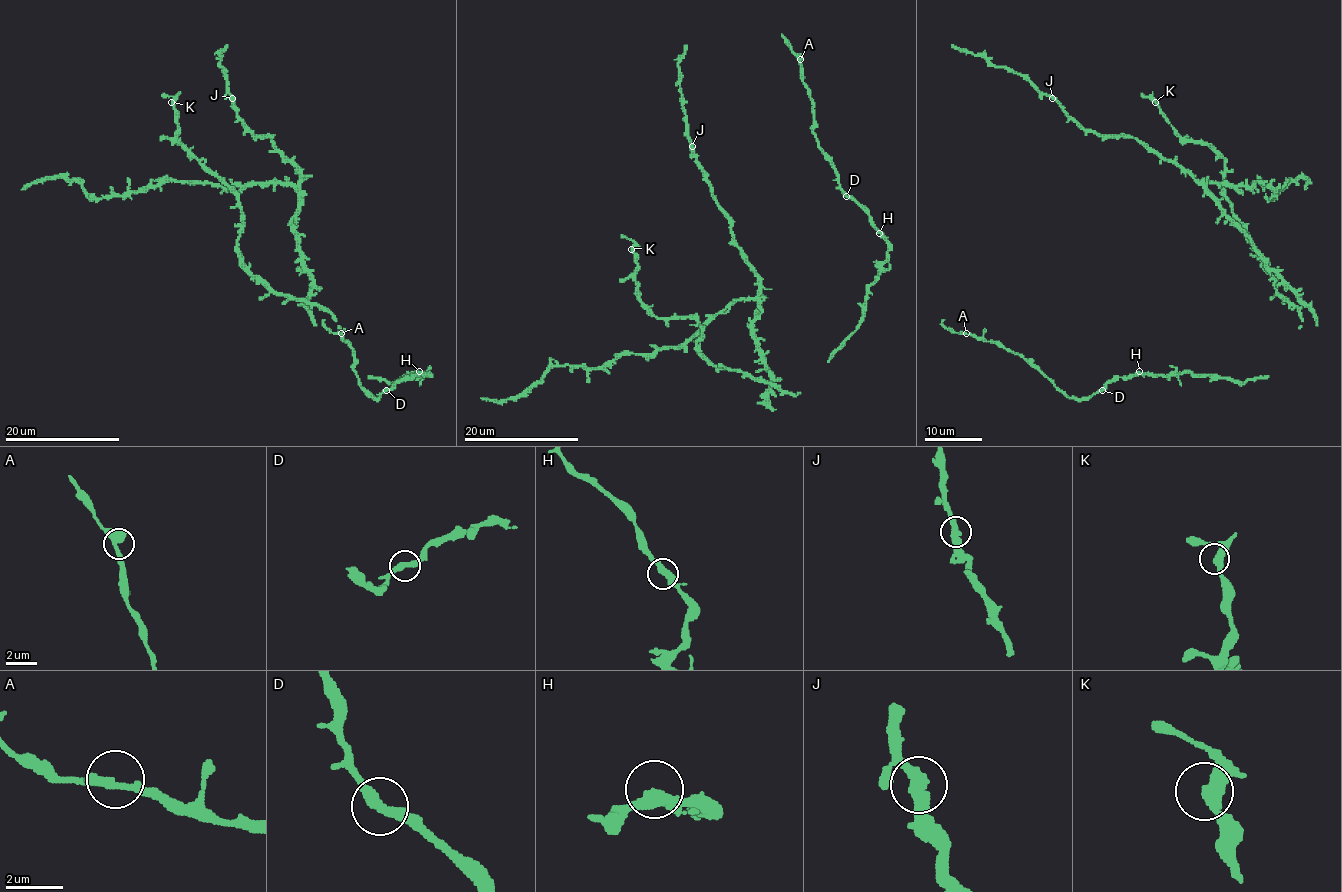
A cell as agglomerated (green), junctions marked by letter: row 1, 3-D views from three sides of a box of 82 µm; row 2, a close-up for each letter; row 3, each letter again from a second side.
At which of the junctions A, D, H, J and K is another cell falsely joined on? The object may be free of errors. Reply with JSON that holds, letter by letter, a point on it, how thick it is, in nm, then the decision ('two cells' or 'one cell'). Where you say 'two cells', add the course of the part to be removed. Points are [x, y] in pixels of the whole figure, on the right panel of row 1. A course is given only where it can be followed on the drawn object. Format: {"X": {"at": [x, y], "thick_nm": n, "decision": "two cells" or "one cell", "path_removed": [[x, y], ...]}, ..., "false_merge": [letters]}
{"A": {"at": [966, 333], "thick_nm": 400, "decision": "one cell"}, "D": {"at": [1102, 390], "thick_nm": 380, "decision": "one cell"}, "H": {"at": [1139, 371], "thick_nm": 400, "decision": "one cell"}, "J": {"at": [1052, 98], "thick_nm": 400, "decision": "one cell"}, "K": {"at": [1155, 102], "thick_nm": 400, "decision": "one cell"}, "false_merge": []}

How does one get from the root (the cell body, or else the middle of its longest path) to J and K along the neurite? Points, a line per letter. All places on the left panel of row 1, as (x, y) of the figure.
J: (328, 311), (308, 301), (312, 275), (293, 222), (299, 171), (269, 136), (247, 129), (232, 97)
K: (328, 311), (270, 291), (243, 262), (237, 249), (239, 198), (176, 139), (177, 112), (171, 102)

